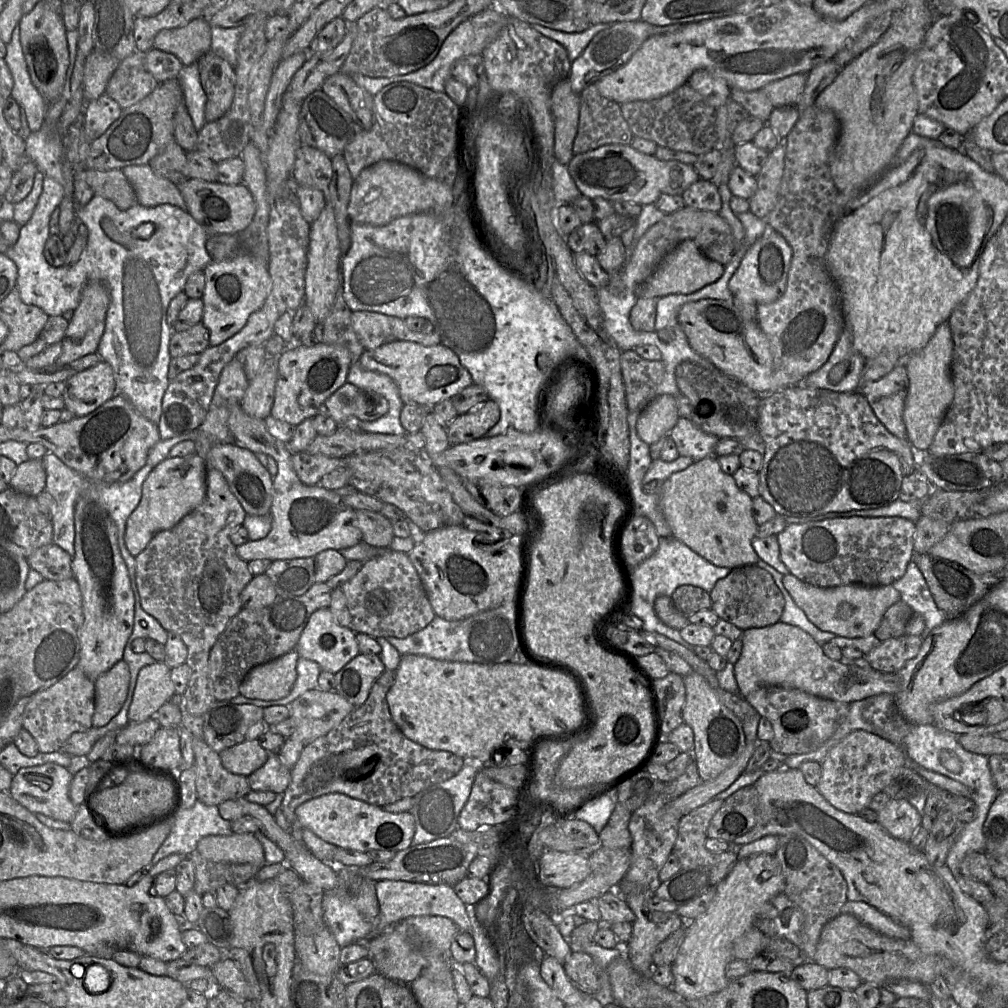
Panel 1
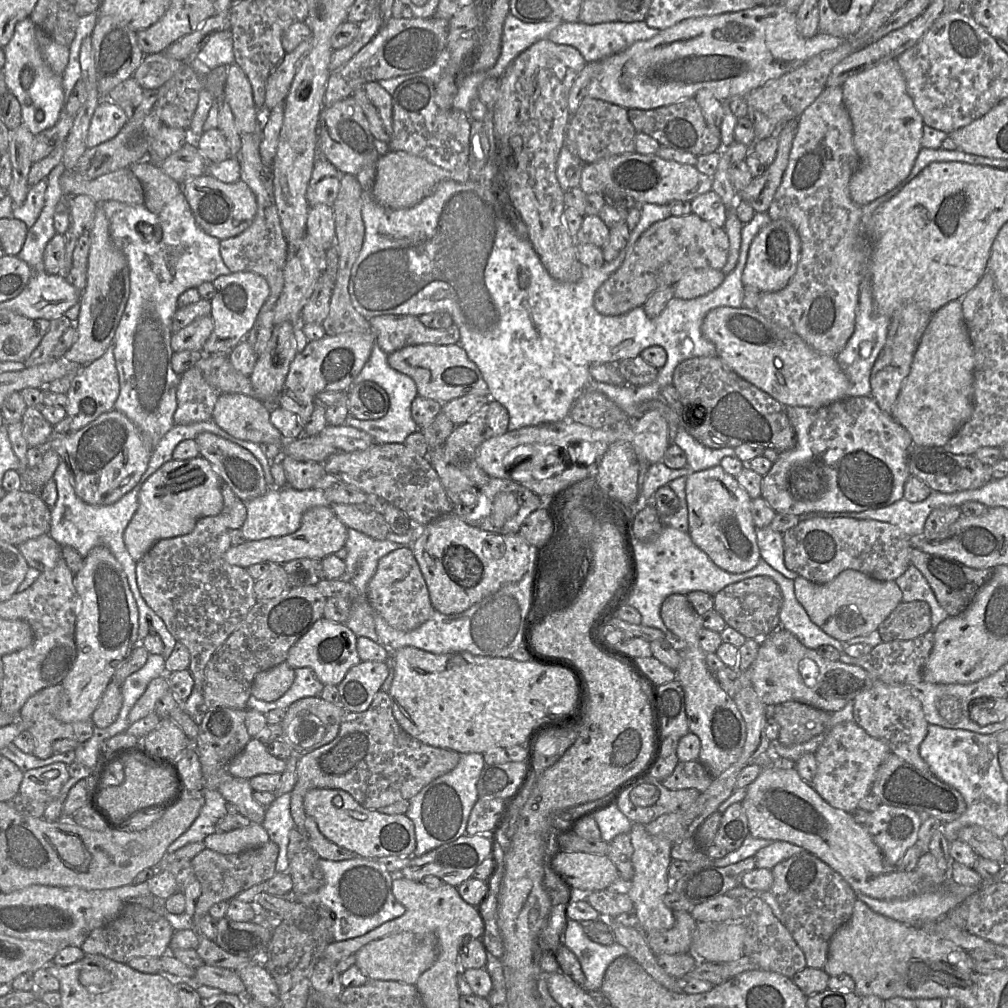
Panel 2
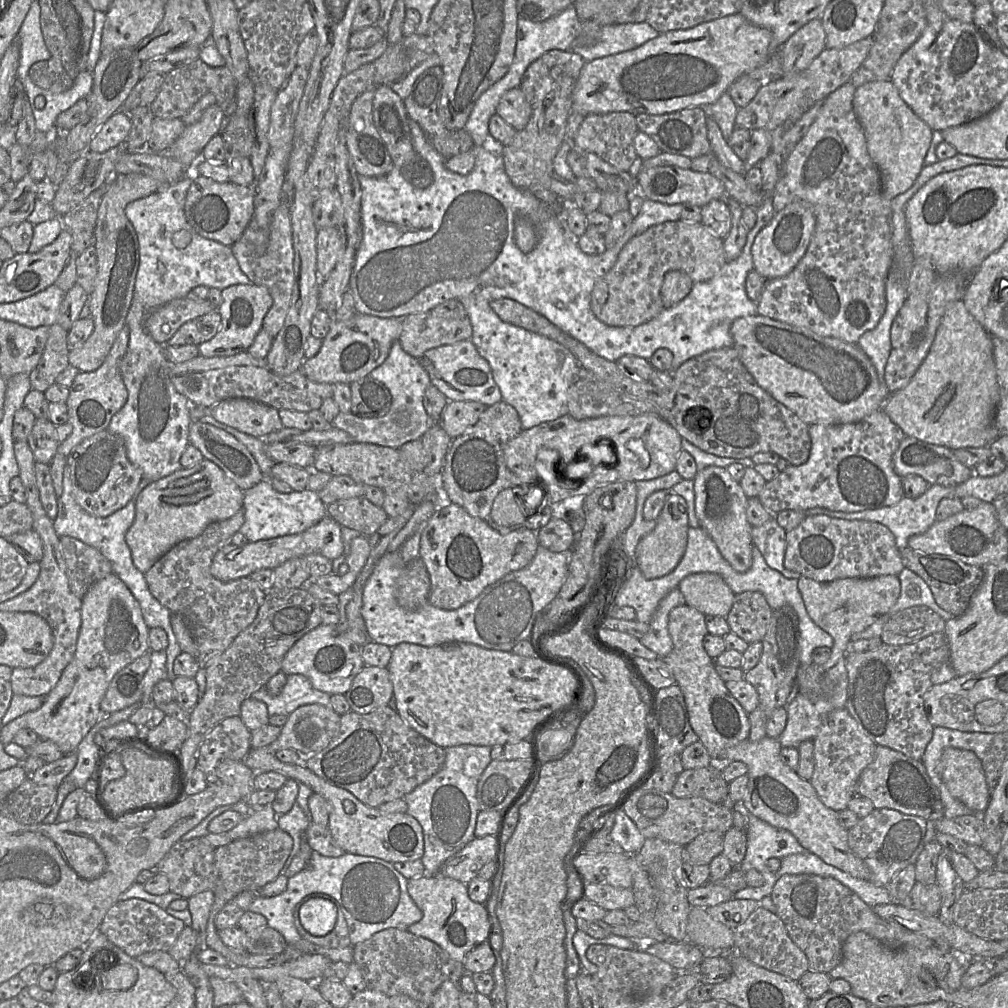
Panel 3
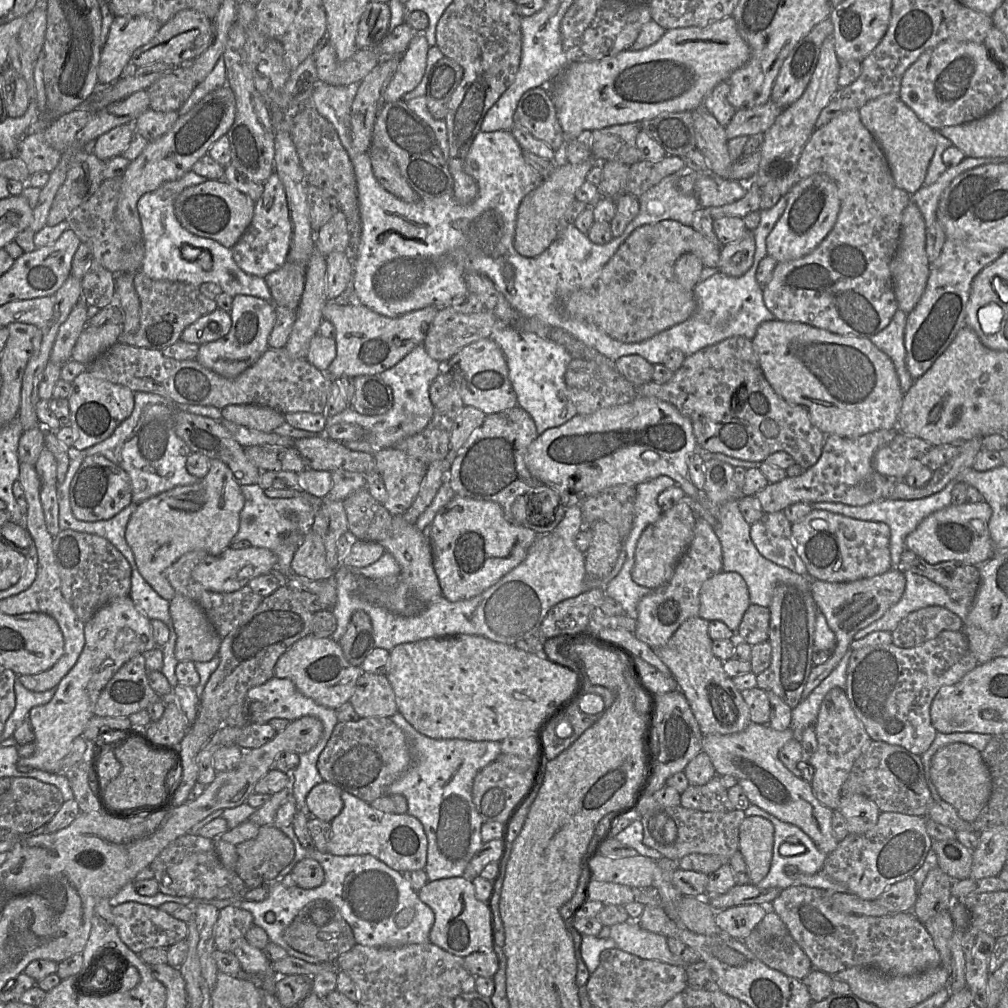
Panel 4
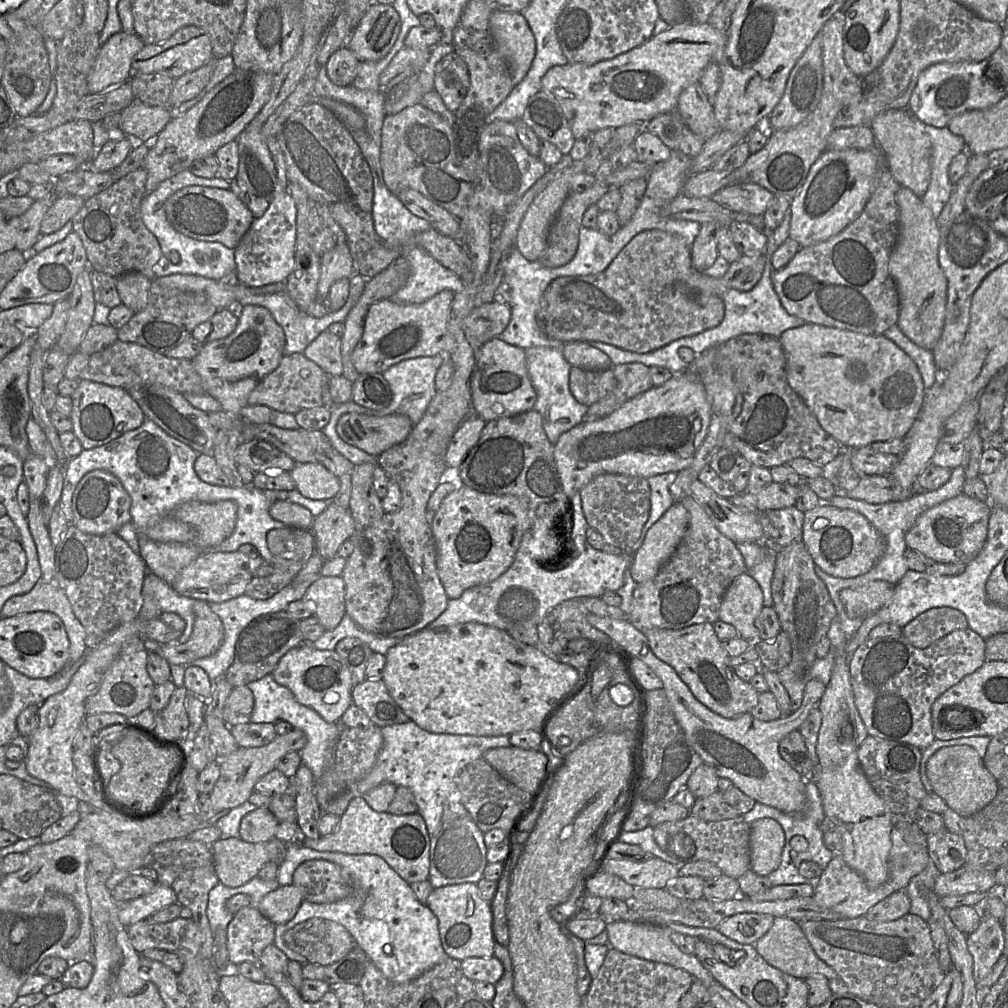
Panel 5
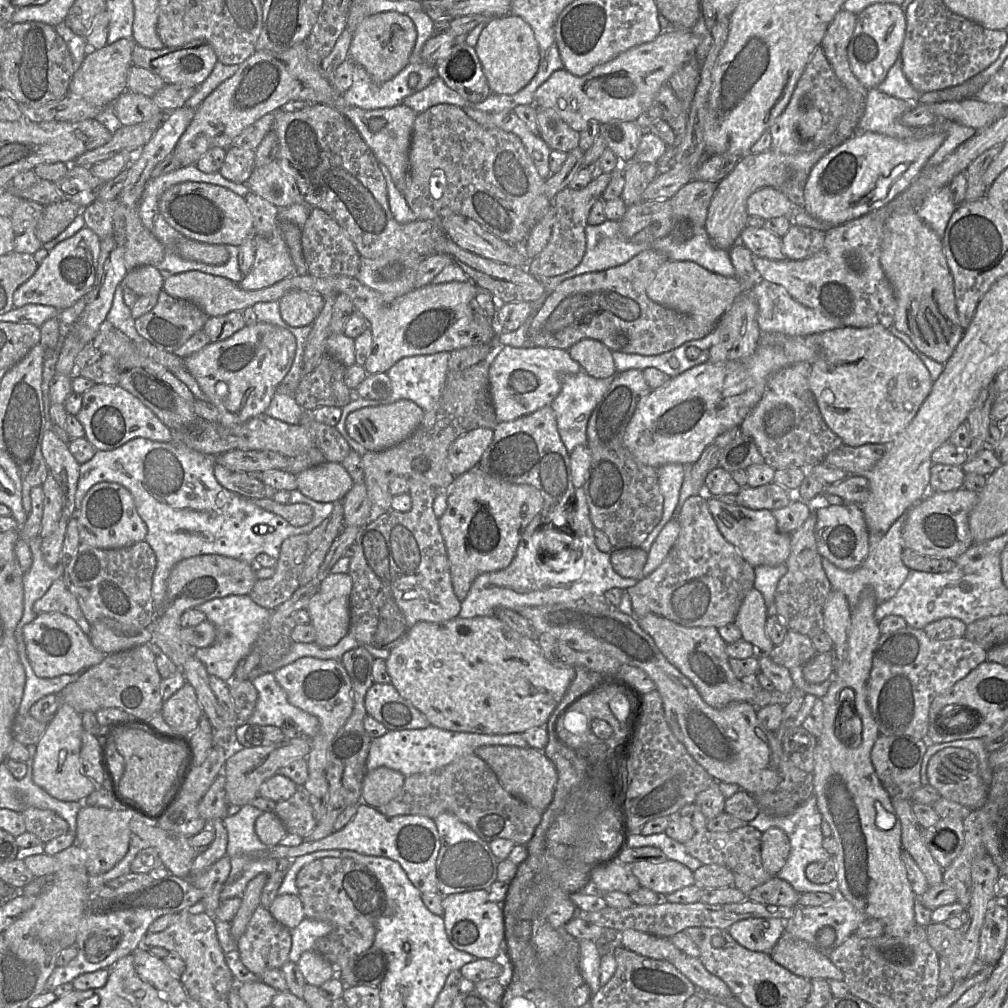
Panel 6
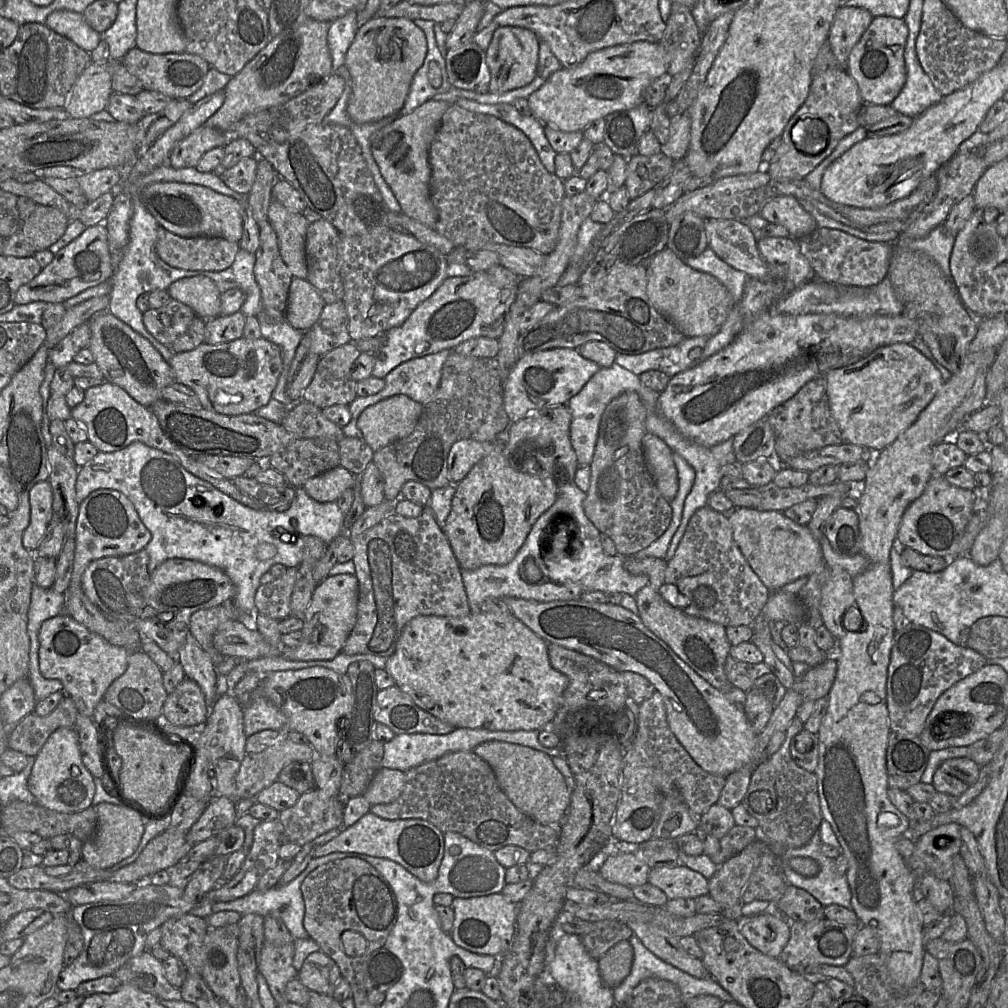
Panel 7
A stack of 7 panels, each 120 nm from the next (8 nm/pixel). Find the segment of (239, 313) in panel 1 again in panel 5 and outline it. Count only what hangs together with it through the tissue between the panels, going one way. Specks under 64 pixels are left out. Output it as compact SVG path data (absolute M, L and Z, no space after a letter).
M245 305L235 330L225 338L203 344L200 352L192 359L192 363L202 379L205 393L221 404L222 411L241 418L240 411L248 406L249 394L266 375L278 367L284 356L284 345L284 330L275 321L270 311L262 306Z

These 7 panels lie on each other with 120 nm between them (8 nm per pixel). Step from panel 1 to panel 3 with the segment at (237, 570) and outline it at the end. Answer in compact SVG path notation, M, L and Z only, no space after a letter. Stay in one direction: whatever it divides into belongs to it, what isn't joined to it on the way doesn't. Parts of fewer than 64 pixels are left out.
M242 509L226 520L209 524L199 536L181 541L172 547L144 574L151 594L172 614L178 614L186 620L198 648L197 661L200 666L206 666L212 658L230 646L234 638L253 622L265 600L266 592L249 577L223 582L210 573L214 555L221 548L231 544L232 536L239 531L243 523Z

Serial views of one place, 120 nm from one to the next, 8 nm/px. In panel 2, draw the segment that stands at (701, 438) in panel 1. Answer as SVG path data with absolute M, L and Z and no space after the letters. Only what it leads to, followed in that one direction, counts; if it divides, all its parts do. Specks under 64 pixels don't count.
M681 427L677 431L674 444L685 452L687 465L690 466L693 472L720 465L721 460L726 456L736 457L733 448L708 448L699 443Z

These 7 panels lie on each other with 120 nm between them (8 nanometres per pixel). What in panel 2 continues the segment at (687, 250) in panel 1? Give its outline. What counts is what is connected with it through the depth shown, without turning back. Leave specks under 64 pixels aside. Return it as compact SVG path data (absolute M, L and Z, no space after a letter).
M712 268L693 269L687 272L673 286L675 298L693 299L717 288L724 280L721 270Z

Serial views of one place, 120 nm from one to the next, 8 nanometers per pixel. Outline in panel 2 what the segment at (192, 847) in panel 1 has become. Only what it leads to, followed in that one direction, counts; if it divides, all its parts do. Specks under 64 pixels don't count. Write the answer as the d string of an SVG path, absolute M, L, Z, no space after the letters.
M203 788L199 793L190 793L190 795L202 796L204 805L188 830L168 846L166 854L171 854L189 843L203 842L207 836L217 831L217 822L227 815L227 801L218 790Z

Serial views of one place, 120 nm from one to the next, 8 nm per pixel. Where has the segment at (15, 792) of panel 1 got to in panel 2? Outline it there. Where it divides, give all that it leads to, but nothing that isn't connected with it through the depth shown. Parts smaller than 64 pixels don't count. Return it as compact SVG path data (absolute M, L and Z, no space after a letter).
M55 762L24 772L19 793L30 799L49 803L56 798L69 778L68 765Z

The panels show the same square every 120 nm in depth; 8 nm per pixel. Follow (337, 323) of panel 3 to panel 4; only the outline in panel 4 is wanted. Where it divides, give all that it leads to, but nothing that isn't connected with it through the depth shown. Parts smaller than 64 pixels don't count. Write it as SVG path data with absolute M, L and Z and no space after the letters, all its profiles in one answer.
M329 301L325 303L323 310L322 310L322 317L325 320L330 321L334 327L335 327L335 341L336 341L336 347L337 347L337 354L333 362L330 364L328 369L326 370L326 375L329 376L332 380L337 380L342 376L351 376L351 377L357 377L360 375L373 375L373 374L380 374L383 371L393 367L398 362L400 362L408 353L410 353L414 348L417 346L423 345L423 342L426 338L427 330L432 323L433 319L435 318L436 314L438 313L439 308L443 307L437 307L437 306L428 306L423 309L411 311L409 313L406 313L404 315L398 316L398 317L387 317L383 316L370 308L362 305L361 303L357 301L353 301L350 303L339 303L337 301Z

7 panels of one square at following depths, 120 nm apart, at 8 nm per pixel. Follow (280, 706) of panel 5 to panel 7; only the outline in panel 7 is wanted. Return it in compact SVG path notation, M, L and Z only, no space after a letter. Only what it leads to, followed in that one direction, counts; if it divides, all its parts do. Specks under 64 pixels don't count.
M259 686L254 691L250 702L243 706L243 712L246 737L267 729L281 732L286 724L283 713L270 700L259 693Z

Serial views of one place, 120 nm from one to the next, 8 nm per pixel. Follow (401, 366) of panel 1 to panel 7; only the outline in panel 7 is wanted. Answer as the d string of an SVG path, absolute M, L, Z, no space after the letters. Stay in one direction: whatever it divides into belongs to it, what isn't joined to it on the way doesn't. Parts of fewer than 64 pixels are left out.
M571 348L549 349L519 358L503 385L504 407L511 423L545 407L567 405L600 369Z

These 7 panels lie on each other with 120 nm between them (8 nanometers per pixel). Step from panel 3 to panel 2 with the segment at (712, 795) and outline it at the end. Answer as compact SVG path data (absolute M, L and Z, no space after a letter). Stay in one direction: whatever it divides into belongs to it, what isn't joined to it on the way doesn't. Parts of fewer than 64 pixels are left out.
M699 760L680 761L673 773L662 781L669 790L695 788L700 793L706 791L713 777Z

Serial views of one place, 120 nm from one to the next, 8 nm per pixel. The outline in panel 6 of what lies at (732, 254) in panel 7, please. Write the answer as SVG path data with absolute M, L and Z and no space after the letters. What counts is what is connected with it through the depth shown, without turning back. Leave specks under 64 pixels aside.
M884 206L825 231L823 248L810 257L801 260L770 260L753 255L753 265L763 279L783 286L794 300L840 322L844 327L882 325L890 328L894 323L897 301L880 263L883 230L888 219L889 207Z

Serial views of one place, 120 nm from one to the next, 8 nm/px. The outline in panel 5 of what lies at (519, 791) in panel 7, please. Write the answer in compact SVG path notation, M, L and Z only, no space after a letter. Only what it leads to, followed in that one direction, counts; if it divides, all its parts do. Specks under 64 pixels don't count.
M499 747L487 750L483 758L508 781L534 796L544 784L548 757L541 750Z

